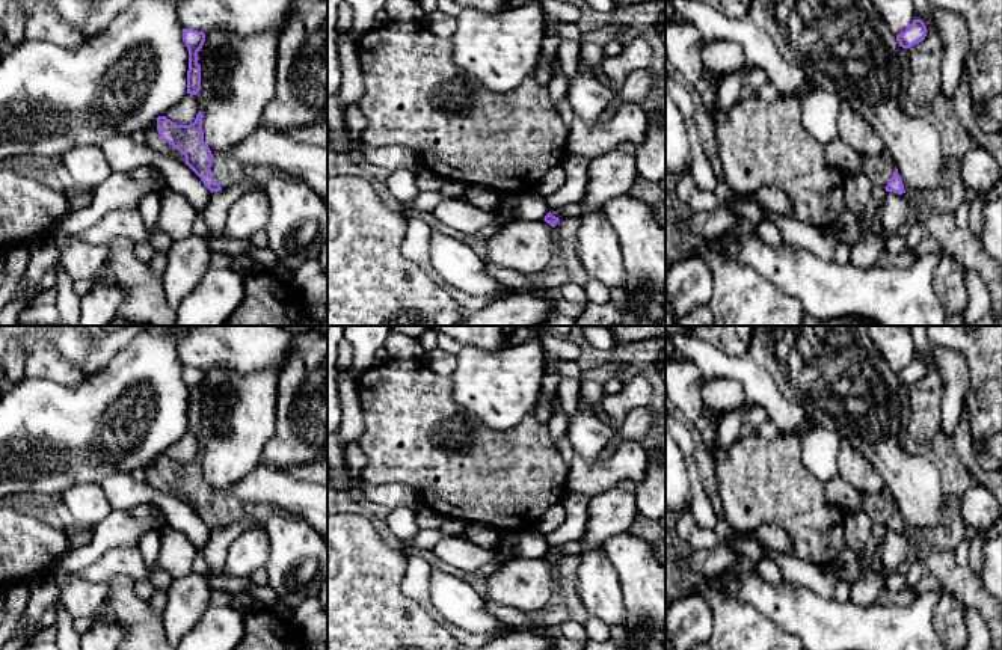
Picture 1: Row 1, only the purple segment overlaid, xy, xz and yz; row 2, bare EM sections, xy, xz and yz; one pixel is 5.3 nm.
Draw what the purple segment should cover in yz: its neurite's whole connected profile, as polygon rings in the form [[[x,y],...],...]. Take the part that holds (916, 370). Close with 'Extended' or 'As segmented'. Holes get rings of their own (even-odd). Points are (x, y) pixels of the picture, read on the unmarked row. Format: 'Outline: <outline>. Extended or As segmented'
Outline: [[[913,357],[913,360],[899,373],[896,373],[896,379],[899,385],[910,386],[919,380],[922,380],[927,374],[927,363],[922,357]]]. As segmented

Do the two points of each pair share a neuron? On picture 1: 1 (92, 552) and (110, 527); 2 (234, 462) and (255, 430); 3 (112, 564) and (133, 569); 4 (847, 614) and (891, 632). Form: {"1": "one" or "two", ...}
{"1": "one", "2": "one", "3": "one", "4": "one"}

